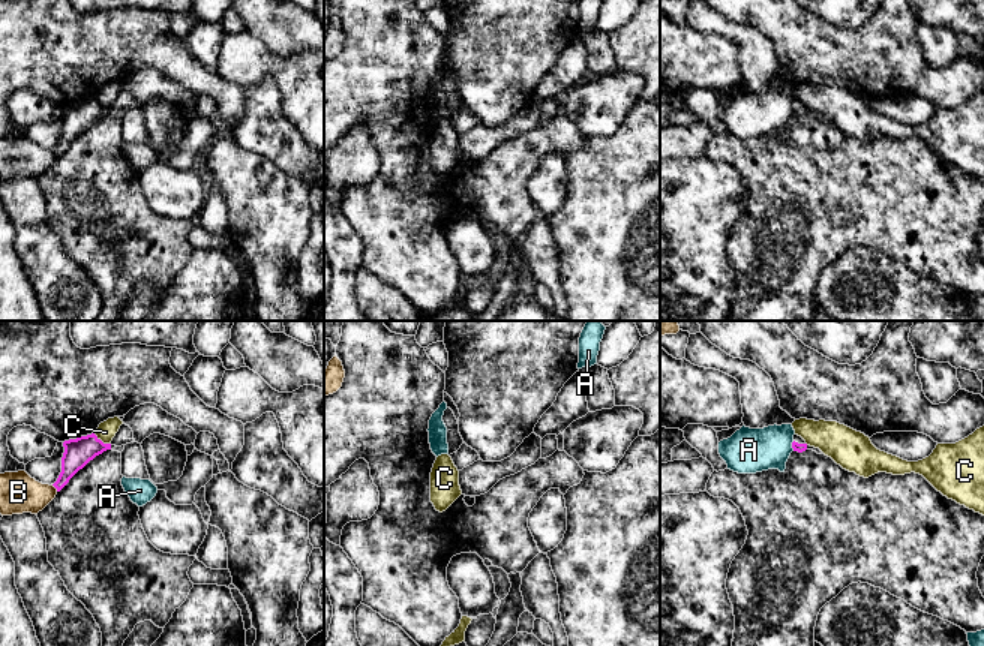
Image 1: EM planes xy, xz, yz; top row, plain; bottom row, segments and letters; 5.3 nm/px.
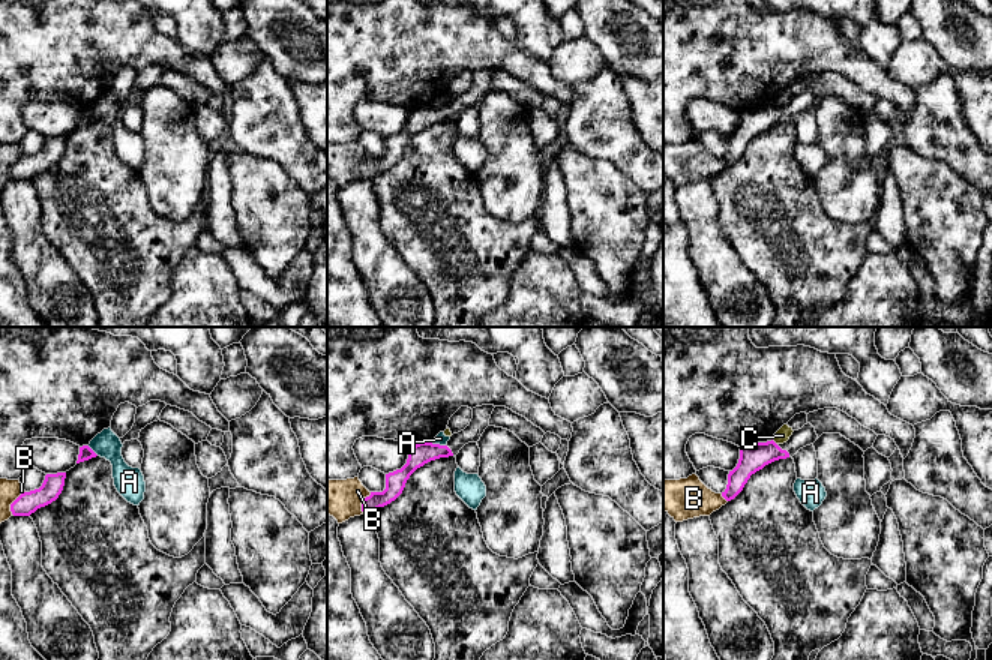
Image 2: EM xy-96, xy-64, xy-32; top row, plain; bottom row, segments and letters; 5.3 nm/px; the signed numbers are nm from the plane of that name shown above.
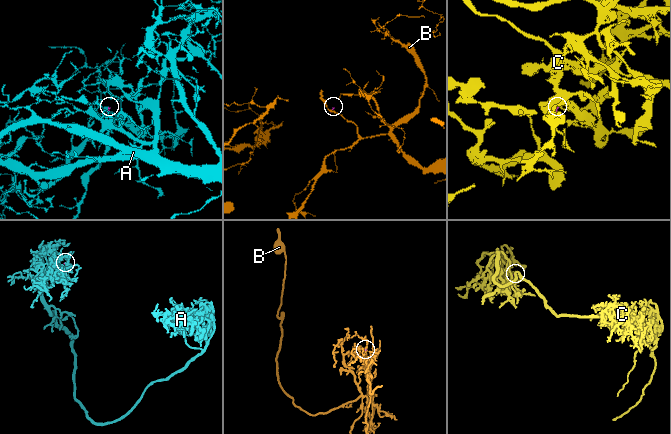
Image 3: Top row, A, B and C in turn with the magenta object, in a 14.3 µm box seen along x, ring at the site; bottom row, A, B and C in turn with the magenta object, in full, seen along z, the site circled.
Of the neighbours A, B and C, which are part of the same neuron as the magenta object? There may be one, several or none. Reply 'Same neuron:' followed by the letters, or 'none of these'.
Same neuron: none of these

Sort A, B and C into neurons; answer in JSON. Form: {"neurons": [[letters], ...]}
{"neurons": [["A"], ["B"], ["C"]]}

